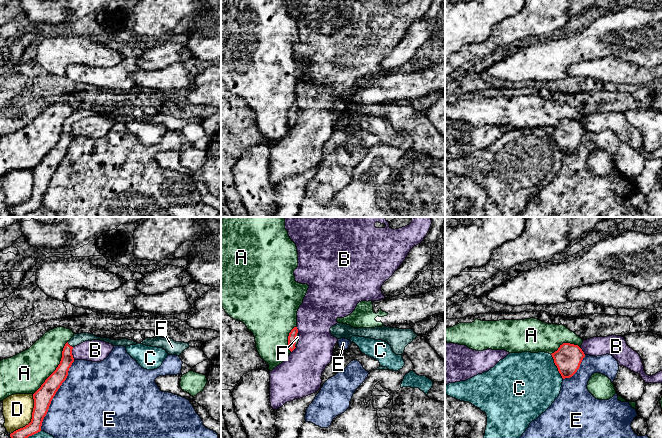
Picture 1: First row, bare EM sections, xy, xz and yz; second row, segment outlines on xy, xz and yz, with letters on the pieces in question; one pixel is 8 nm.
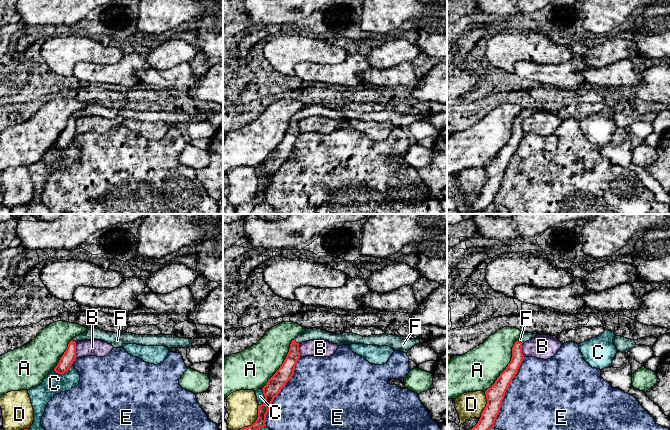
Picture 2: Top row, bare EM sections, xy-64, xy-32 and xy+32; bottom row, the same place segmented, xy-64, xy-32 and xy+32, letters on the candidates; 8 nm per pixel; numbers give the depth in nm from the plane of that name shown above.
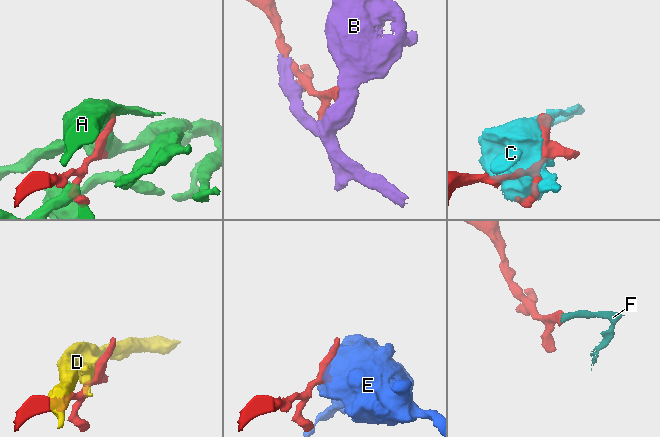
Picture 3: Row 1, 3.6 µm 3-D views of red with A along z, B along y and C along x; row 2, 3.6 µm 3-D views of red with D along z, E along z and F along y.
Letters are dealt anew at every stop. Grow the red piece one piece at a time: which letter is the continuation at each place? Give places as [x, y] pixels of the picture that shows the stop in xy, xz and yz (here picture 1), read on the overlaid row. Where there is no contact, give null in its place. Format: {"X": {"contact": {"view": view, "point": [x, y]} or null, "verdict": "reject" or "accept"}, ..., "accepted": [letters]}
{"A": {"contact": {"view": "xy", "point": [56, 368]}, "verdict": "reject"}, "B": {"contact": {"view": "xy", "point": [71, 353]}, "verdict": "reject"}, "C": {"contact": {"view": "yz", "point": [556, 365]}, "verdict": "reject"}, "D": {"contact": {"view": "xy", "point": [32, 418]}, "verdict": "reject"}, "E": {"contact": {"view": "xy", "point": [54, 395]}, "verdict": "reject"}, "F": {"contact": {"view": "xy", "point": [69, 345]}, "verdict": "accept"}, "accepted": ["F"]}

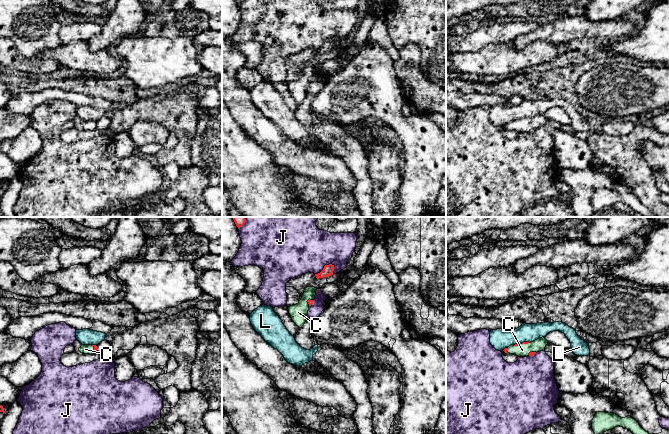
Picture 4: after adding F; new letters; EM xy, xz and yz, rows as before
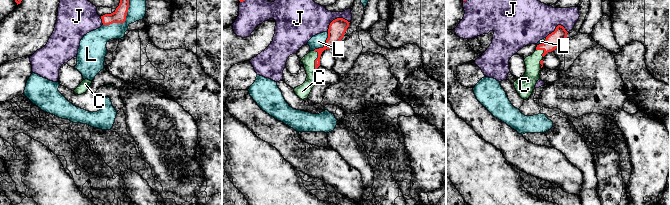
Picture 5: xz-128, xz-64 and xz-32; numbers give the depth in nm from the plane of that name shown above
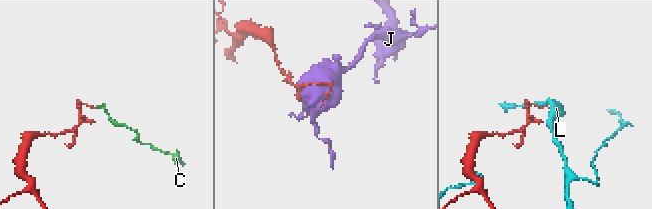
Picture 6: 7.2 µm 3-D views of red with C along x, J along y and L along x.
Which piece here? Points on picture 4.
{"C": {"contact": {"view": "xz", "point": [308, 300]}, "verdict": "accept"}, "J": {"contact": {"view": "xz", "point": [324, 266]}, "verdict": "reject"}, "L": {"contact": {"view": "yz", "point": [525, 342]}, "verdict": "reject"}, "accepted": ["C"]}

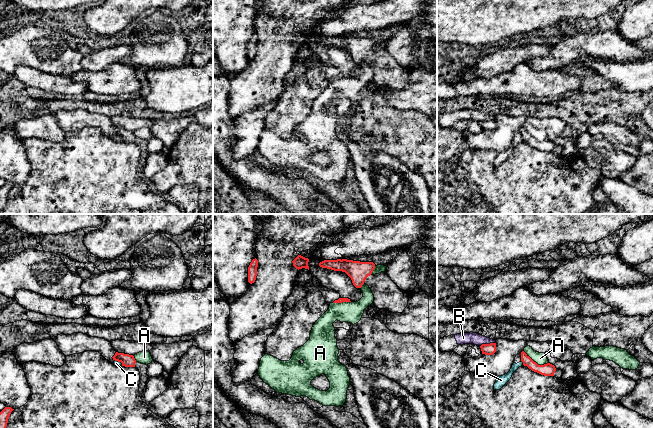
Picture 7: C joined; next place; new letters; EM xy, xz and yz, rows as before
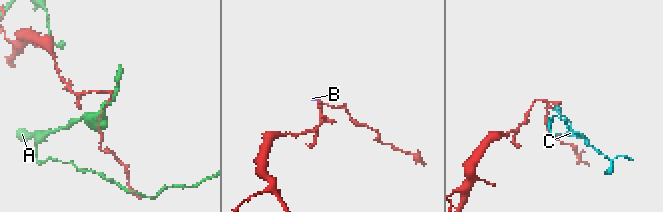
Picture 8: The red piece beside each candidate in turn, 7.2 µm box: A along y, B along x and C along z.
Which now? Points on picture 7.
{"A": {"contact": {"view": "yz", "point": [535, 362]}, "verdict": "reject"}, "B": {"contact": {"view": "yz", "point": [487, 344]}, "verdict": "reject"}, "C": {"contact": {"view": "yz", "point": [522, 361]}, "verdict": "reject"}, "accepted": []}

